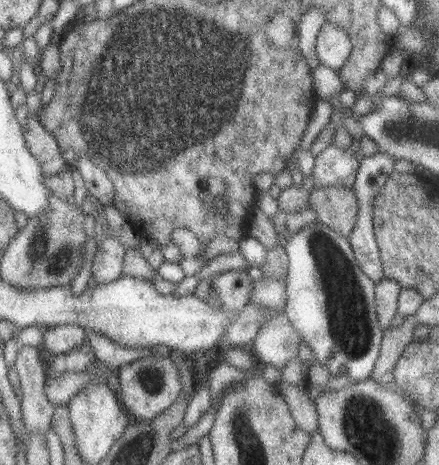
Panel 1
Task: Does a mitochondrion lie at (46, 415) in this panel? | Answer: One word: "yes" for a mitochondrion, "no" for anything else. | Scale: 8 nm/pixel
no

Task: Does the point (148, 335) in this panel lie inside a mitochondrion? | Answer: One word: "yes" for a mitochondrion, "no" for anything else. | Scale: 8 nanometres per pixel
no

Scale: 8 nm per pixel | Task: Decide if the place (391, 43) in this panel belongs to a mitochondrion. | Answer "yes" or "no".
no

